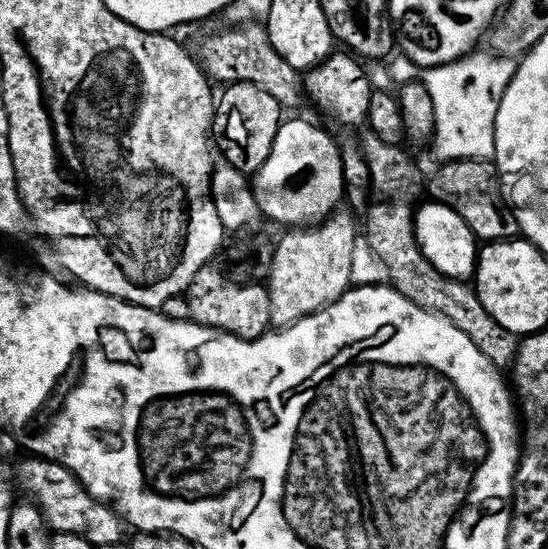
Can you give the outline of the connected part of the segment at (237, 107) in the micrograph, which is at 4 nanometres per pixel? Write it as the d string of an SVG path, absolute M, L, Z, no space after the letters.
M248 78L237 79L224 93L219 93L214 104L215 131L224 132L224 140L228 145L224 152L228 155L227 163L233 168L240 169L245 174L263 169L268 160L270 150L274 146L274 138L282 123L282 105L270 94L265 87L252 83Z

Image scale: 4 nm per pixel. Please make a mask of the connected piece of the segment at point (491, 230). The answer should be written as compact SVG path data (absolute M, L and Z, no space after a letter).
M449 160L439 165L441 168L432 176L432 181L427 181L426 188L432 191L430 194L433 201L440 201L448 204L461 216L468 224L473 235L482 242L503 241L505 238L512 238L517 235L515 215L511 211L508 212L504 208L500 208L500 204L494 197L488 193L488 183L494 177L494 168L491 163L484 160Z

